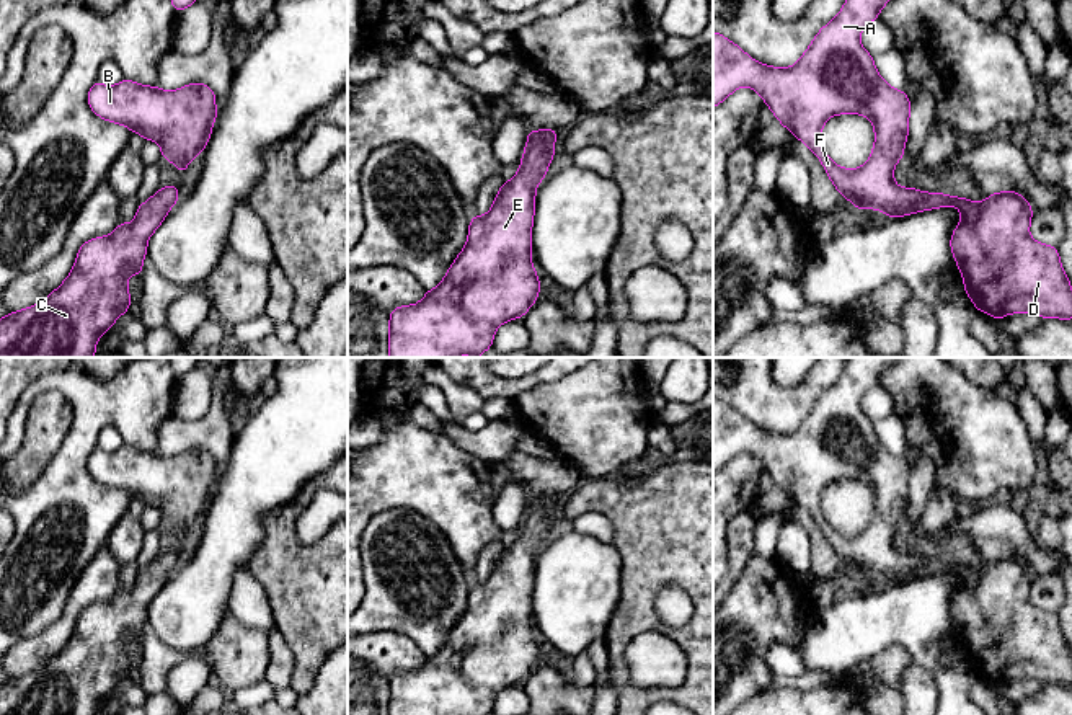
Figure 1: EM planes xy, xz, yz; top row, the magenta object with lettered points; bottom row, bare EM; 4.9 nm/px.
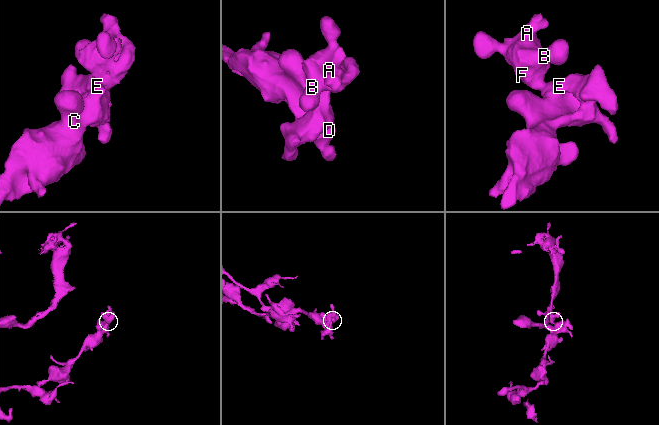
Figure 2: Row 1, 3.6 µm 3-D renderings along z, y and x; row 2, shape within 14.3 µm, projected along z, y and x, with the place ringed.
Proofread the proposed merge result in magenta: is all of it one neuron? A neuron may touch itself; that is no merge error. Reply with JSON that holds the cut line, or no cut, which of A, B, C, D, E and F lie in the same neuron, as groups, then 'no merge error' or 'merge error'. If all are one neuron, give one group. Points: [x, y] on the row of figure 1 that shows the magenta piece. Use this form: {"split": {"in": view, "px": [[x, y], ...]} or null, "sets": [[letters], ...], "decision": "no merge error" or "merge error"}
{"split": null, "sets": [["A", "B", "C", "D", "E", "F"]], "decision": "no merge error"}

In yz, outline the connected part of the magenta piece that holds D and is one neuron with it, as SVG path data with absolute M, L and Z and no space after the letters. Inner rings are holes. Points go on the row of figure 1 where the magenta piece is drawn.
M847 0L840 13L813 39L811 46L793 67L770 67L755 62L739 46L713 31L713 108L736 88L751 87L757 91L775 118L804 142L821 160L837 191L857 209L879 209L886 217L904 217L912 212L958 207L963 219L956 225L950 246L956 268L963 273L964 291L974 307L995 317L1007 313L1036 313L1041 318L1072 318L1070 279L1061 268L1056 246L1043 245L1028 233L1033 209L1017 191L990 194L982 202L943 193L924 193L901 188L893 173L909 134L910 101L906 91L891 88L878 73L873 56L860 44L865 24L878 20L879 10L889 0ZM835 114L862 114L875 126L875 147L868 162L857 170L835 165L822 150L821 131Z

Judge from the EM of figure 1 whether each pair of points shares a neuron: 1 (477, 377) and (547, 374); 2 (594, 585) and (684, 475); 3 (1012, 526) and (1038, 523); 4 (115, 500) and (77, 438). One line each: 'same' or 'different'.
1: same
2: different
3: different
4: same

